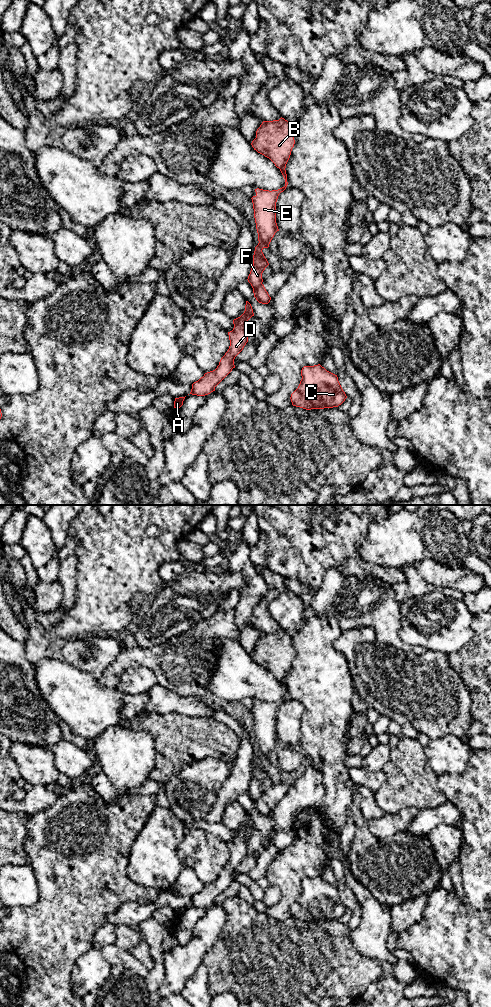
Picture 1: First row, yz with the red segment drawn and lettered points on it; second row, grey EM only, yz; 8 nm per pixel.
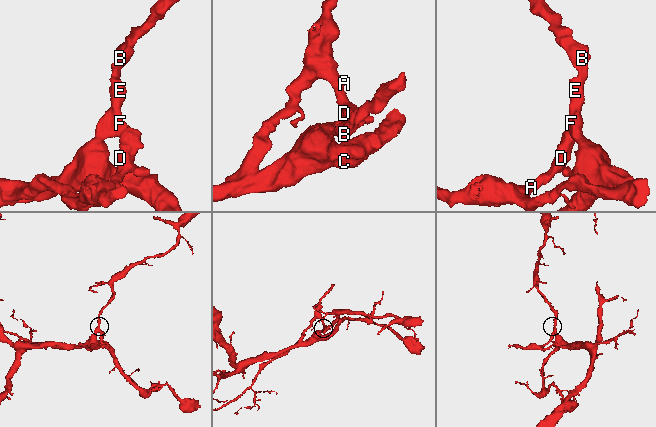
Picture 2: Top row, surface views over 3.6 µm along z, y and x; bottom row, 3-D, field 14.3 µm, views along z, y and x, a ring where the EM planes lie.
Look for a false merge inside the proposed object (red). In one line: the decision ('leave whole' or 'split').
split

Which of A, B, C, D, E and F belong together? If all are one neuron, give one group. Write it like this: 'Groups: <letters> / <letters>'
Groups: A D / B C E F

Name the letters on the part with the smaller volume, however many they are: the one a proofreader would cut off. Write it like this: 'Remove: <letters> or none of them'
Remove: A, D

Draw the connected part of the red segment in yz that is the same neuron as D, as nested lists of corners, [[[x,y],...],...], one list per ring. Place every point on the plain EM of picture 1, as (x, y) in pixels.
[[[246,813],[244,825],[233,832],[234,840],[228,844],[230,858],[221,870],[219,877],[213,883],[207,884],[198,893],[192,896],[189,906],[205,908],[215,903],[215,899],[235,880],[234,871],[243,862],[248,854],[247,833],[254,828],[251,816]]]

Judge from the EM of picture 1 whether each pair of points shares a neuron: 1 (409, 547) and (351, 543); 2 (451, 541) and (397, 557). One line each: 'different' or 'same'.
1: different
2: same

